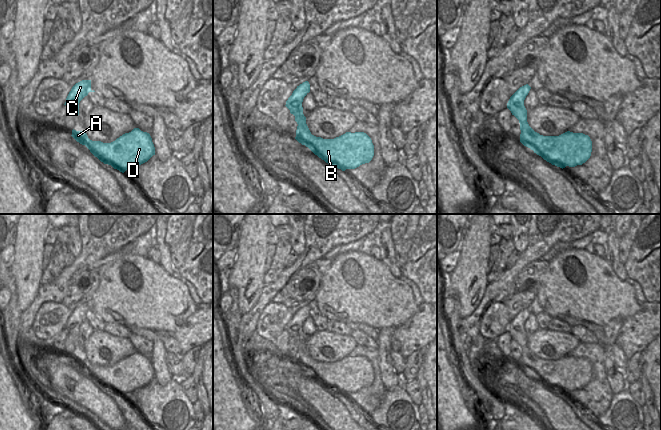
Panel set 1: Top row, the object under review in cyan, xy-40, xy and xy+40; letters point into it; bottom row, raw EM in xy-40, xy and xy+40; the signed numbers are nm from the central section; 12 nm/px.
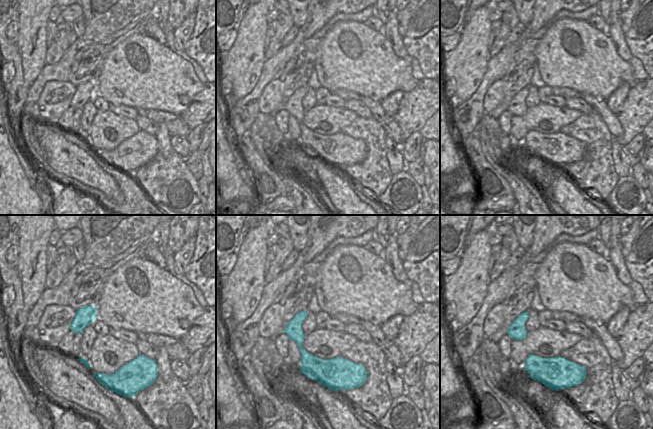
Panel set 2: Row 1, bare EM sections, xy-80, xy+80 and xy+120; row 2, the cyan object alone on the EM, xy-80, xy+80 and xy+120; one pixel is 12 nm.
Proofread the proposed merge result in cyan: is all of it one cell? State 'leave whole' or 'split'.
leave whole

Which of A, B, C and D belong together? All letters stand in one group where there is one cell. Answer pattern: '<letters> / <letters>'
A B C D

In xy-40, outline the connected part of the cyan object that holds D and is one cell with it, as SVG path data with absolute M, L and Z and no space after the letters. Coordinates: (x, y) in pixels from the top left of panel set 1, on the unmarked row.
M134 352L111 367L92 365L85 354L73 353L71 360L80 368L85 369L101 386L111 389L122 397L147 386L155 379L155 371L150 358L139 352Z

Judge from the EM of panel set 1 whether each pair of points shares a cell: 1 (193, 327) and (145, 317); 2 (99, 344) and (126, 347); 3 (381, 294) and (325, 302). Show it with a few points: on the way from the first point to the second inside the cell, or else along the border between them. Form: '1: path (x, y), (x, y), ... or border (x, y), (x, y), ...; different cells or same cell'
1: border (196, 306), (193, 313), (172, 334); different cells
2: path (106, 345), (108, 347), (119, 347); same cell
3: path (367, 294), (345, 294), (339, 298); same cell

